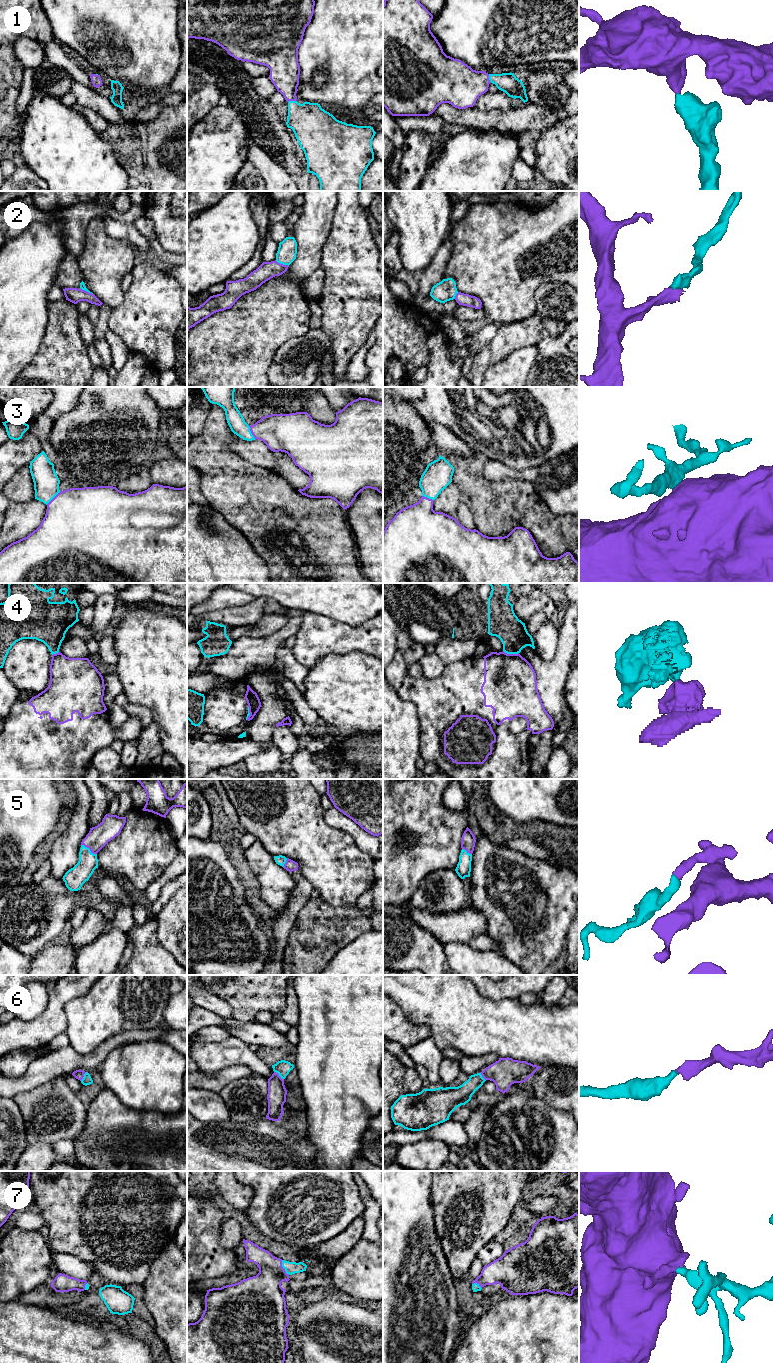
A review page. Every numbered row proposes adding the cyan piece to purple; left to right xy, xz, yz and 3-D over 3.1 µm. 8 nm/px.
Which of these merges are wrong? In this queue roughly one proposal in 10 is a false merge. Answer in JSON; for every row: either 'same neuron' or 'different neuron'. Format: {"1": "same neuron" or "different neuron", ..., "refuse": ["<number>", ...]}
{"1": "same neuron", "2": "same neuron", "3": "same neuron", "4": "different neuron", "5": "same neuron", "6": "same neuron", "7": "same neuron", "refuse": ["4"]}

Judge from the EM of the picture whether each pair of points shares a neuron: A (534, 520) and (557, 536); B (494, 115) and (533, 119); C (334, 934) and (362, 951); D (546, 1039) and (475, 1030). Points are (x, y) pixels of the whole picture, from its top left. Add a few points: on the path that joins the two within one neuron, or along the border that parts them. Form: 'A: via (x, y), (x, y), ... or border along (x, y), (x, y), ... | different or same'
A: via (540, 522), (551, 533) | same
B: via (504, 119), (523, 119) | same
C: border along (369, 930), (347, 943), (331, 958) | different
D: via (528, 1033), (515, 1030), (493, 1030) | same

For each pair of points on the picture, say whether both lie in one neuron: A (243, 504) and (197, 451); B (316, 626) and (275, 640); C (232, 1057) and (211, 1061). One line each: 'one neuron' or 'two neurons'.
A: one neuron
B: two neurons
C: one neuron

